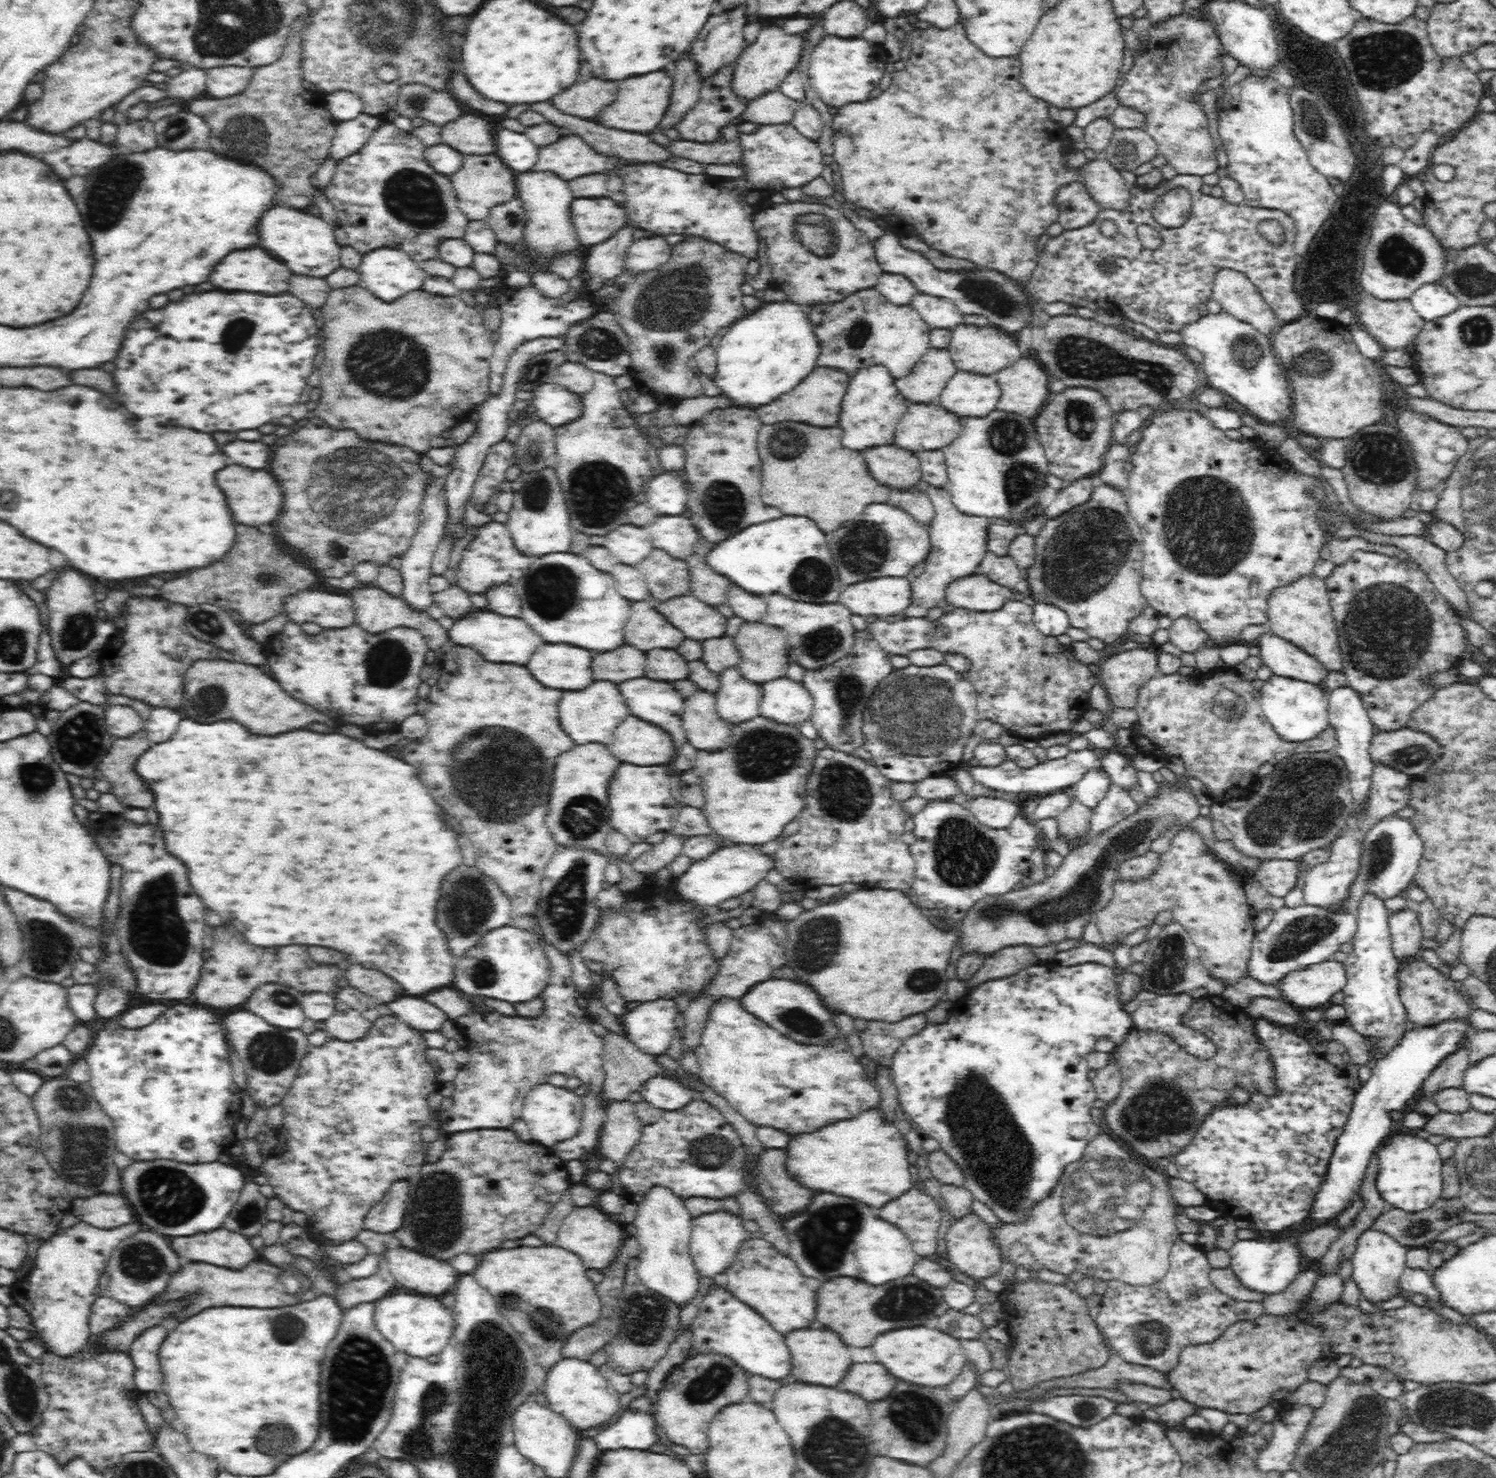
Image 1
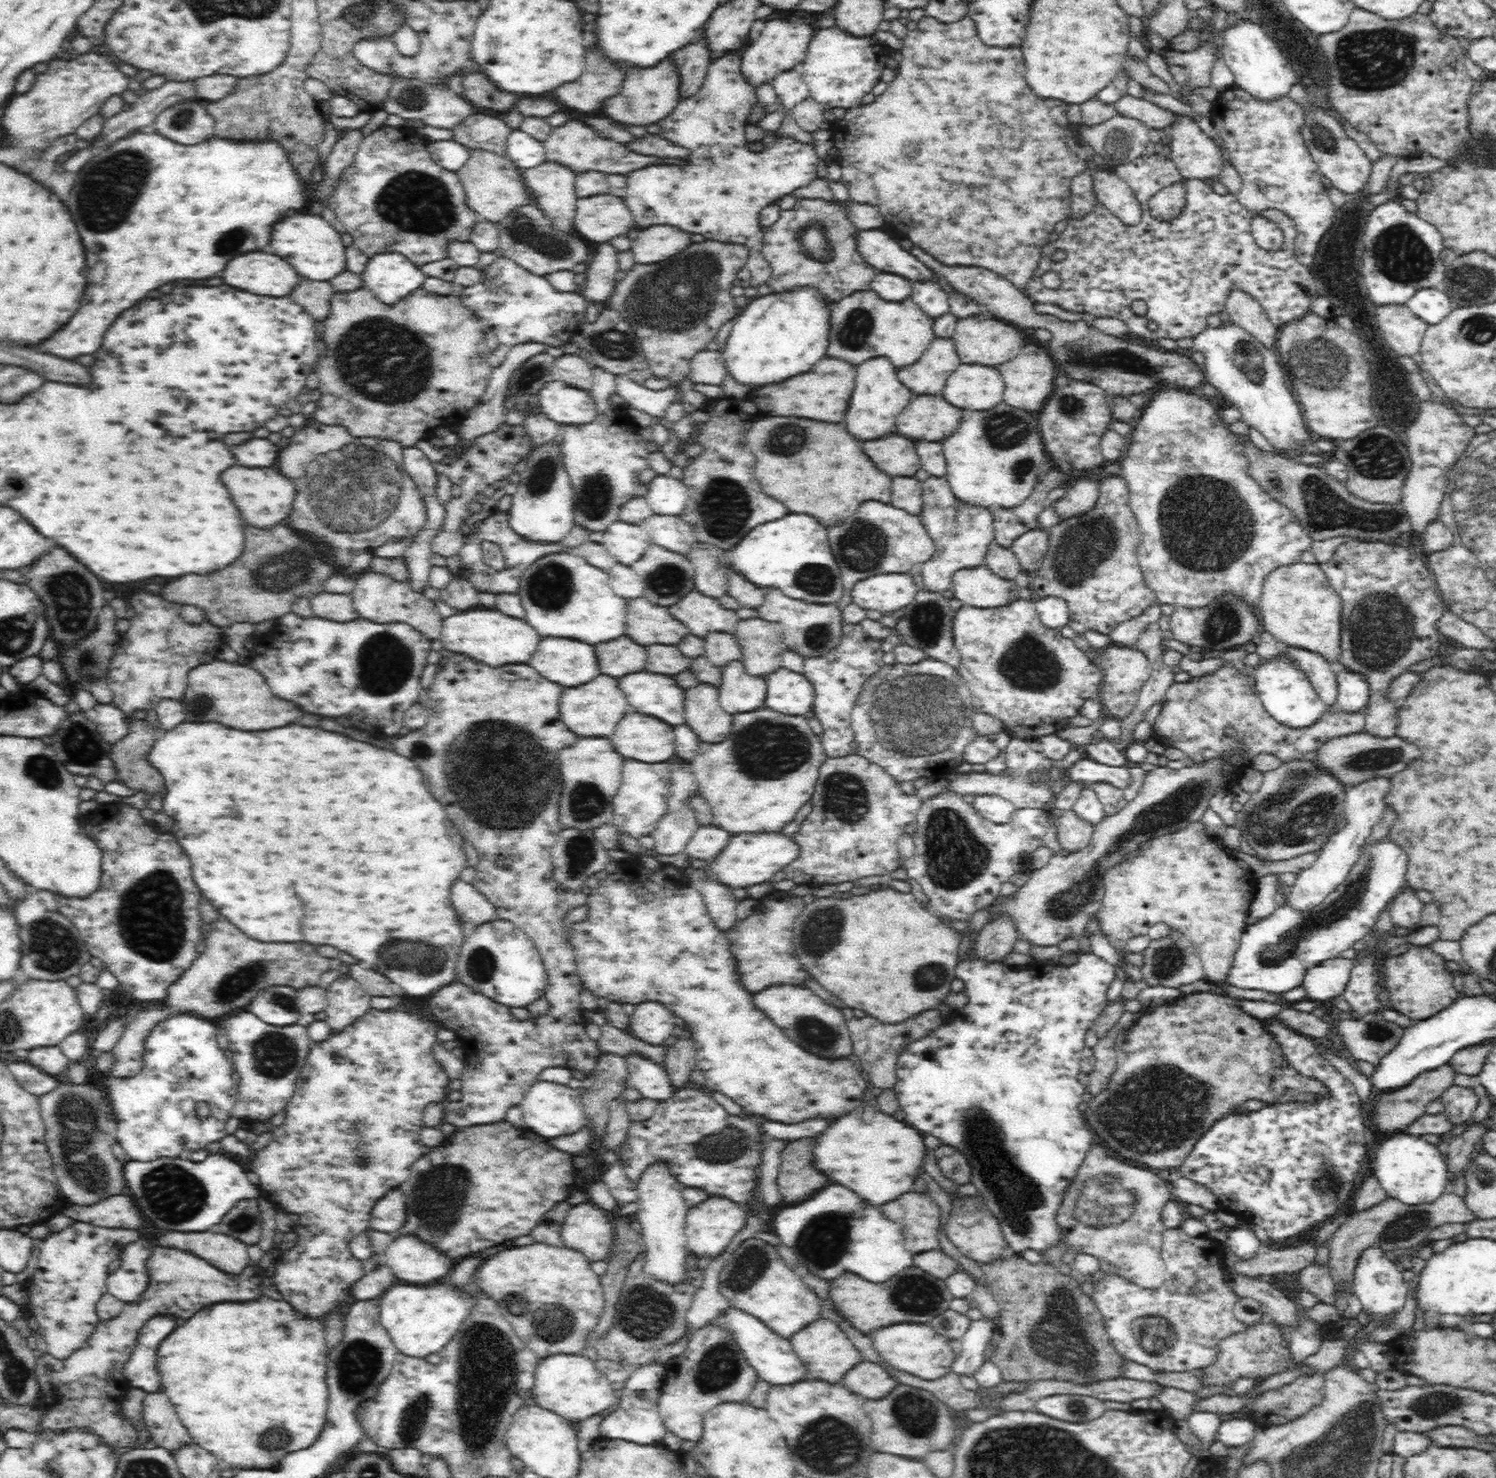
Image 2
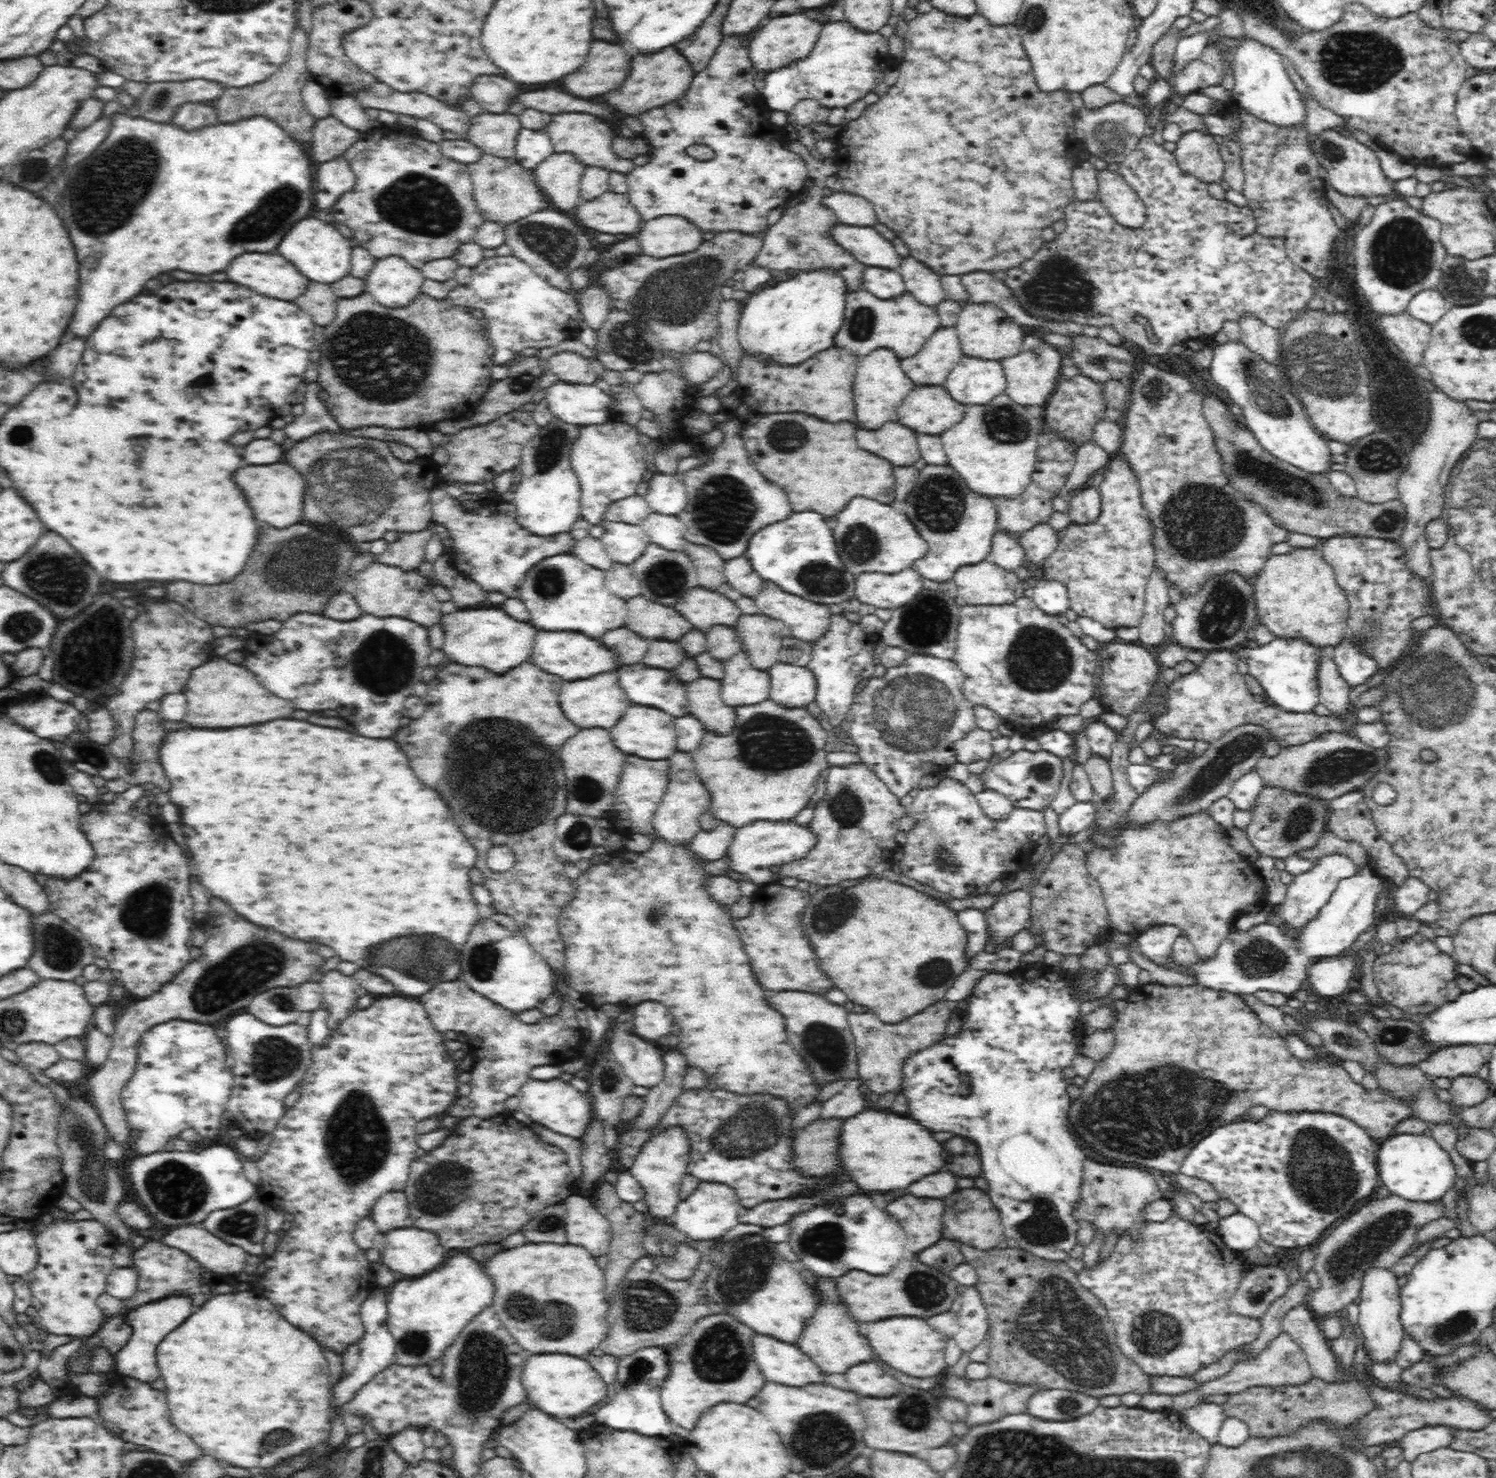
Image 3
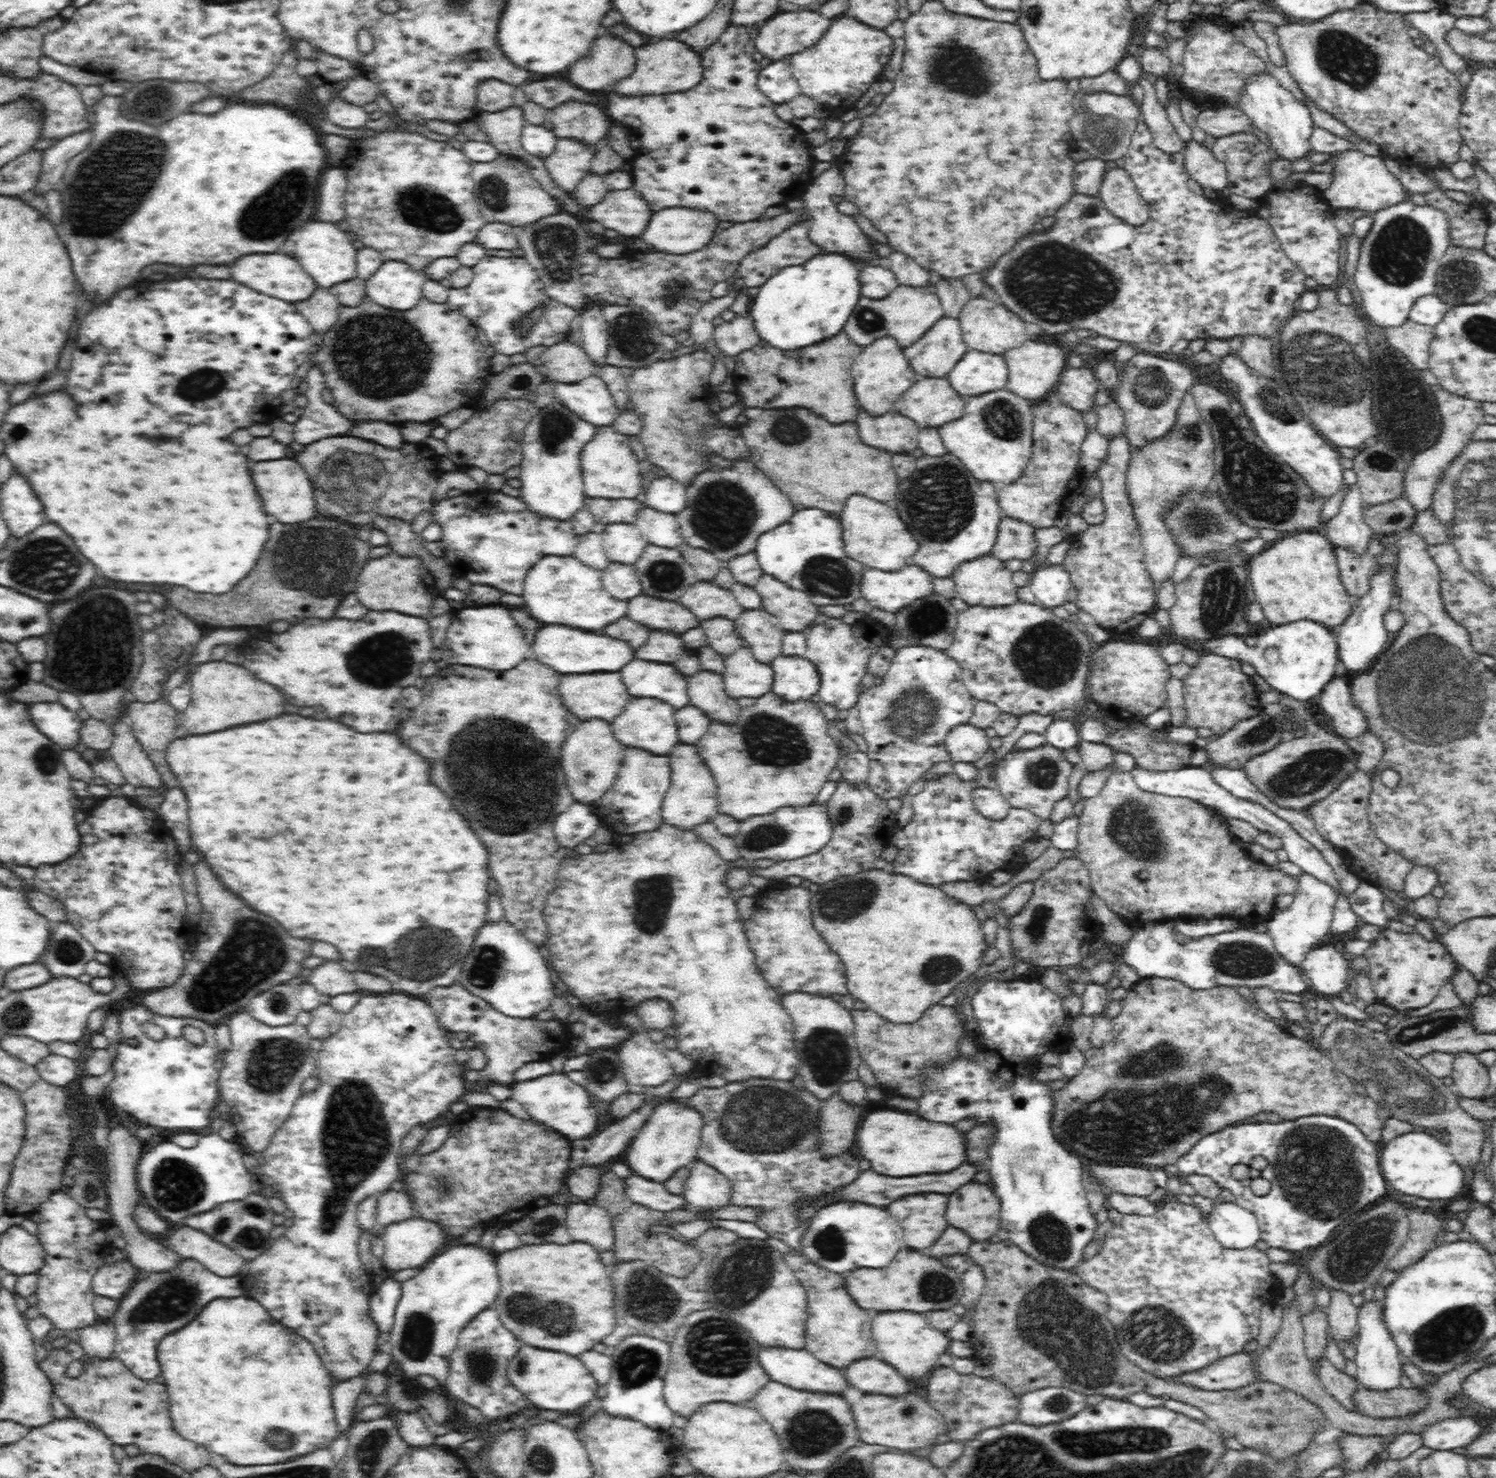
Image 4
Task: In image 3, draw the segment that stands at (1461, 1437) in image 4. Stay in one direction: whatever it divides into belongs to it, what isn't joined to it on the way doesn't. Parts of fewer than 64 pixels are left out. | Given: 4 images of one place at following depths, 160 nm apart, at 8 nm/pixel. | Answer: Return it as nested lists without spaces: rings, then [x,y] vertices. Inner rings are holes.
[[[1424,1427],[1420,1430],[1408,1431],[1402,1438],[1398,1447],[1402,1449],[1405,1460],[1412,1462],[1416,1456],[1448,1447],[1450,1444],[1450,1427]]]

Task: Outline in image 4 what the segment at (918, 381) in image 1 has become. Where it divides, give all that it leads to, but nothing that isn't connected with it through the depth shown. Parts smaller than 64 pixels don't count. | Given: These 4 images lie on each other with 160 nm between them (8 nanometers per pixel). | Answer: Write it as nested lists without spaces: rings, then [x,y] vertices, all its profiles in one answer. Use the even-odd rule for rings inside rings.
[[[942,317],[920,341],[903,353],[918,377],[944,379],[967,351],[959,319]]]

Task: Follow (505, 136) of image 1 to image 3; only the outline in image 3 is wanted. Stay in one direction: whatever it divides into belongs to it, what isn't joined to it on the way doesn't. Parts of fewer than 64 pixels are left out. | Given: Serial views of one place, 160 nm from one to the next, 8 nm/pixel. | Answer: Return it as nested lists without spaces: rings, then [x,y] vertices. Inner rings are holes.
[[[521,130],[514,144],[514,158],[530,172],[552,154],[552,143],[545,132]]]

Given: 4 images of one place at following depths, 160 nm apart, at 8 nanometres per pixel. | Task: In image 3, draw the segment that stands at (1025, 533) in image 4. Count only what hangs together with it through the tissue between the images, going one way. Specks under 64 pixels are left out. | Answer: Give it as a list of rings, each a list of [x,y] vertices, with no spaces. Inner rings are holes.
[[[1000,532],[993,536],[990,552],[986,561],[994,563],[1006,571],[1016,570],[1024,564],[1024,551],[1014,537],[1008,537]]]

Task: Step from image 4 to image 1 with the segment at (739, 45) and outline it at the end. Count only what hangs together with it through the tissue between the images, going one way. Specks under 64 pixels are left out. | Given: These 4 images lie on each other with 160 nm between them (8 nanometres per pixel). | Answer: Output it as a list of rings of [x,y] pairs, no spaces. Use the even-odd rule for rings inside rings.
[[[732,67],[720,69],[716,75],[702,82],[700,87],[699,102],[690,114],[686,116],[686,122],[678,126],[678,133],[686,141],[712,142],[717,140],[719,132],[722,131],[729,120],[737,118],[744,113],[747,102],[742,102],[731,92],[730,82],[732,78]],[[792,124],[760,126],[753,134],[742,137],[742,149],[745,152],[746,172],[739,179],[687,174],[658,163],[631,163],[621,166],[616,174],[622,181],[622,191],[626,196],[624,209],[629,220],[658,236],[680,234],[706,238],[731,250],[732,253],[744,255],[749,259],[755,258],[759,239],[752,227],[751,215],[756,212],[759,204],[784,188],[798,188],[813,178],[818,178],[826,165],[818,142],[804,138]]]

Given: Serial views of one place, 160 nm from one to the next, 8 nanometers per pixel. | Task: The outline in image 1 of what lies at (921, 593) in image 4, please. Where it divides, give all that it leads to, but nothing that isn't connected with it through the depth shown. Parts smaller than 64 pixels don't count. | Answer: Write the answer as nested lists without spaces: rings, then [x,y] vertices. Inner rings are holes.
[[[874,578],[844,586],[837,603],[846,606],[852,615],[898,616],[903,614],[911,604],[911,587],[909,578]]]

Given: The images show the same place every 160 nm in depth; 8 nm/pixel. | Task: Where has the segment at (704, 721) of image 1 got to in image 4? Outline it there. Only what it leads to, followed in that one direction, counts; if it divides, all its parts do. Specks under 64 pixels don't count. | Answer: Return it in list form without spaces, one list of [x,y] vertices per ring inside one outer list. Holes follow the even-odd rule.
[[[700,672],[688,678],[687,693],[690,706],[694,706],[709,720],[716,720],[724,726],[732,726],[739,718],[739,706],[736,699],[726,695],[723,675],[714,672]]]

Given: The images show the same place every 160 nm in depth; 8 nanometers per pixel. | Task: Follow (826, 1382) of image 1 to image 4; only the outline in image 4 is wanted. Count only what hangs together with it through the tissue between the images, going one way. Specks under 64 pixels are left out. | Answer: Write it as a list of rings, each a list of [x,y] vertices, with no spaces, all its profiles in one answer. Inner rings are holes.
[[[795,1253],[786,1255],[786,1262],[798,1272],[802,1286],[806,1286],[810,1306],[808,1306],[808,1318],[805,1324],[805,1344],[804,1349],[808,1351],[816,1360],[834,1368],[846,1368],[848,1364],[868,1358],[876,1352],[876,1344],[872,1340],[872,1330],[870,1330],[870,1318],[868,1314],[862,1314],[854,1302],[850,1302],[850,1296],[846,1294],[844,1288],[844,1278],[840,1274],[826,1272],[818,1268],[812,1262],[806,1262],[806,1257]]]

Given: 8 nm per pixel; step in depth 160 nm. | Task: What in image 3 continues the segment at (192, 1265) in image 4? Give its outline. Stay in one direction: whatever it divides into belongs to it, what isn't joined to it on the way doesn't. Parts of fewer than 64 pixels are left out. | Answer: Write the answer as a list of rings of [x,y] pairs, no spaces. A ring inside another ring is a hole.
[[[168,1297],[144,1306],[138,1307],[129,1314],[129,1320],[133,1324],[133,1336],[130,1342],[117,1354],[116,1370],[126,1376],[142,1383],[150,1384],[160,1378],[158,1366],[156,1366],[156,1346],[162,1342],[166,1334],[170,1334],[174,1328],[178,1328],[188,1316],[190,1316],[190,1300],[186,1297]]]

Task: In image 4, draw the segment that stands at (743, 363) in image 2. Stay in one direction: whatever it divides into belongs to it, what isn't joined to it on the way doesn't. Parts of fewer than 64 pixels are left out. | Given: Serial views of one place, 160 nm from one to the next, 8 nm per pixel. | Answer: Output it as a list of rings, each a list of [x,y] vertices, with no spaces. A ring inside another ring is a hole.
[[[826,253],[800,266],[789,266],[776,276],[770,277],[759,286],[759,292],[751,299],[746,313],[752,318],[758,340],[778,352],[792,353],[808,349],[809,346],[820,345],[821,342],[836,337],[843,330],[858,298],[862,295],[858,282],[858,274],[862,266],[864,263],[858,260],[852,261],[836,253]]]

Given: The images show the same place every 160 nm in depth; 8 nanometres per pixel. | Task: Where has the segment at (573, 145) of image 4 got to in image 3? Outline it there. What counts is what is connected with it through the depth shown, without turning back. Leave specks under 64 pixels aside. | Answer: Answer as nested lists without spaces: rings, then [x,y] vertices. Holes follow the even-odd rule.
[[[552,153],[530,174],[549,208],[568,214],[583,201],[579,184],[584,169],[572,156]]]

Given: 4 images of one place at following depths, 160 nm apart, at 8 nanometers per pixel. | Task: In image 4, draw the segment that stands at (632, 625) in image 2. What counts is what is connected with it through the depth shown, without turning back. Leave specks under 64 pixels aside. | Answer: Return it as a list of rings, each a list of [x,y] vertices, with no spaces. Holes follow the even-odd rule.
[[[646,595],[630,600],[628,618],[636,624],[642,624],[650,630],[664,630],[670,634],[682,634],[690,628],[696,628],[698,622],[690,618],[690,612],[676,602],[654,600]]]

